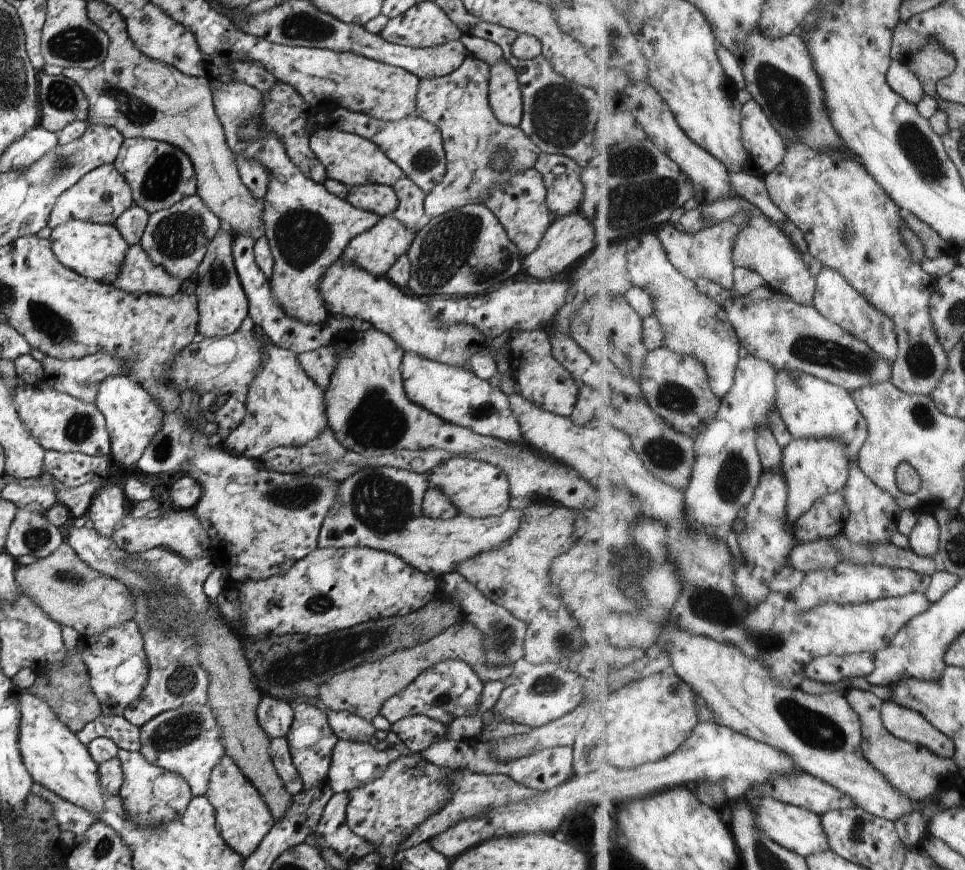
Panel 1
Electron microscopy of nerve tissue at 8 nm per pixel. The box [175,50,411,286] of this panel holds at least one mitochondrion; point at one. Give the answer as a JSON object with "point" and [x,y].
{"point":[301,236]}

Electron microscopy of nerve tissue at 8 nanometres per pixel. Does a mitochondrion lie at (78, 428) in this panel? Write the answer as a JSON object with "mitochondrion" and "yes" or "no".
{"mitochondrion":"yes"}

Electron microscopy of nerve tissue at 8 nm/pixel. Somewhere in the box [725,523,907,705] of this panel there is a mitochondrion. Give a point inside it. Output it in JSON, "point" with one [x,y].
{"point":[828,547]}

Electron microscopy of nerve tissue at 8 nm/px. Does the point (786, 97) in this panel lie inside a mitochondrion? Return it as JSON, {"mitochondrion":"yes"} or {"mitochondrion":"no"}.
{"mitochondrion":"yes"}

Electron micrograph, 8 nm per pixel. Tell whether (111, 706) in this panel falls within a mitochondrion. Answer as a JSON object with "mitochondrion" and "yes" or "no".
{"mitochondrion":"no"}

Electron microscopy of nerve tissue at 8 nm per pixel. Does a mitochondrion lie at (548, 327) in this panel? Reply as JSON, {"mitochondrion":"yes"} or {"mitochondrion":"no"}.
{"mitochondrion":"no"}

